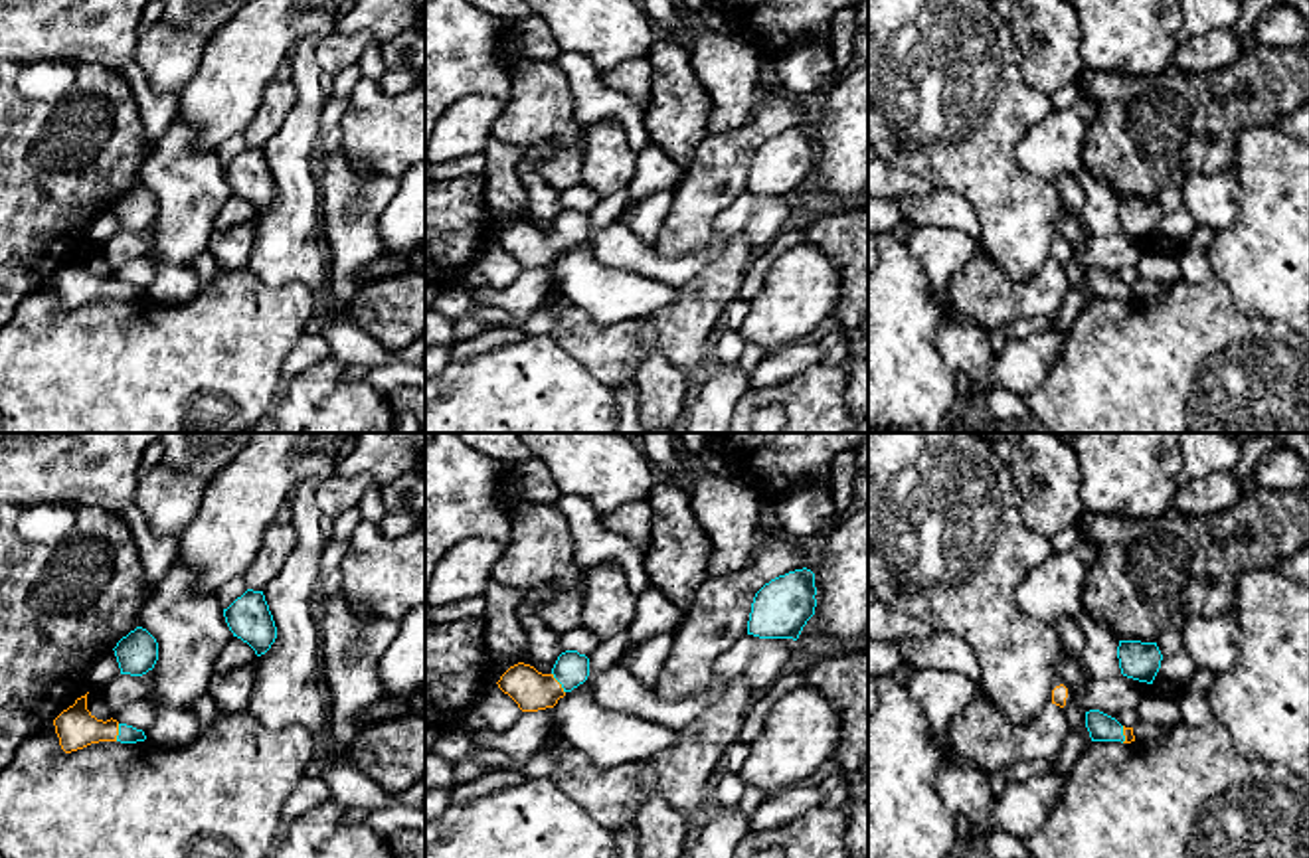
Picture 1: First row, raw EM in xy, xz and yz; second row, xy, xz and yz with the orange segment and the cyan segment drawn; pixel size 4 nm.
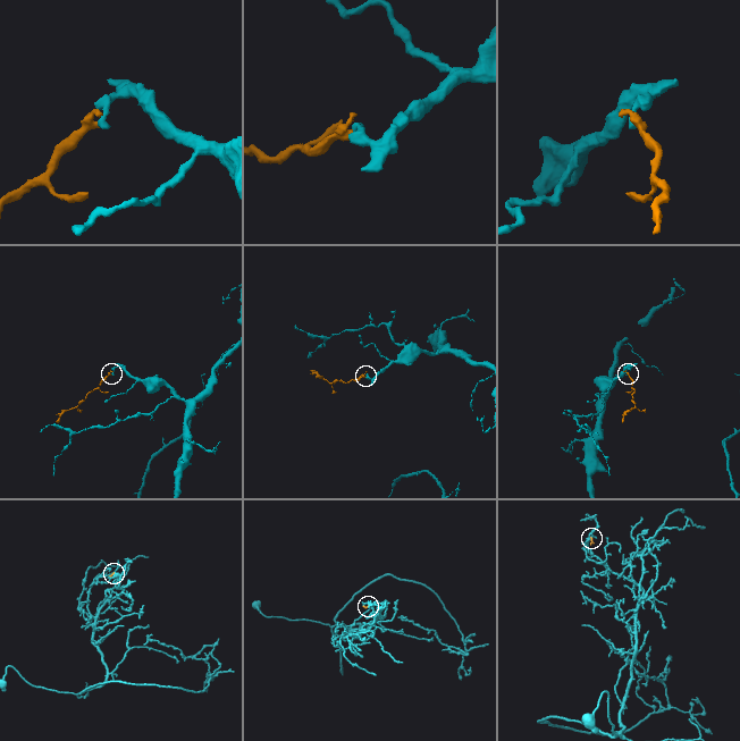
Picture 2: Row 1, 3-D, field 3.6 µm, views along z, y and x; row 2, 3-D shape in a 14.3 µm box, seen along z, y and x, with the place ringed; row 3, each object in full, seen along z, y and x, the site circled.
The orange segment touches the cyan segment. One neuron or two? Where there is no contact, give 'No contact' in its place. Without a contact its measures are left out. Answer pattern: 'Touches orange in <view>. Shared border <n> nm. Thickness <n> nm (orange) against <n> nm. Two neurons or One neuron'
Touches orange in xz. Shared border 100 nm. Thickness 160 nm (orange) against 140 nm. One neuron

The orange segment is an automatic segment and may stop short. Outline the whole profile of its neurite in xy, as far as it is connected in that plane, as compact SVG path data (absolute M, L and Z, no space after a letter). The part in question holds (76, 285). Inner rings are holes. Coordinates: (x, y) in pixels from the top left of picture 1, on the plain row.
M87 251L77 255L73 263L63 267L55 277L55 291L59 295L59 302L65 310L83 306L91 300L99 299L121 299L121 300L136 300L144 299L146 293L142 287L136 287L127 281L119 281L117 277L97 277L87 267Z

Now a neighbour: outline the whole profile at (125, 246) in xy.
M154 225L142 233L119 231L97 251L105 257L111 271L119 271L125 263L148 255L154 243Z

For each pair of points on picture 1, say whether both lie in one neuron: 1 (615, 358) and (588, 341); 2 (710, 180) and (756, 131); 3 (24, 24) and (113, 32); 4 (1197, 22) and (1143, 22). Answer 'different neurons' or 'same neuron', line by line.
1: same neuron
2: same neuron
3: same neuron
4: different neurons

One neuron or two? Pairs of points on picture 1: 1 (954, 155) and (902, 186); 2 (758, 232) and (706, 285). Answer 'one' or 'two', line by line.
1: two
2: two

